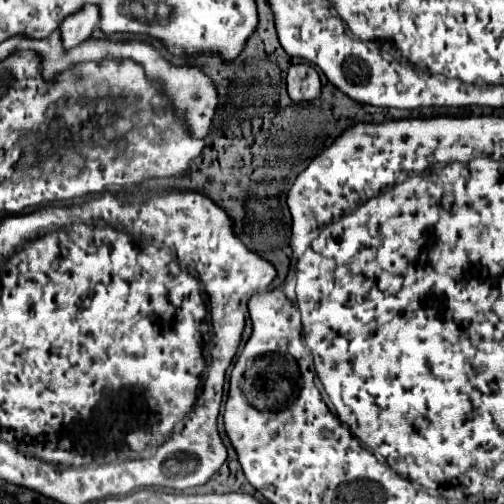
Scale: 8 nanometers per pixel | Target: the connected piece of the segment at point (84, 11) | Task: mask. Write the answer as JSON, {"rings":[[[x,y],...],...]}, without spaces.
{"rings":[[[84,4],[78,12],[66,16],[60,26],[64,48],[72,48],[82,40],[90,38],[92,32],[96,30],[98,20],[100,20],[100,12],[96,4]]]}

